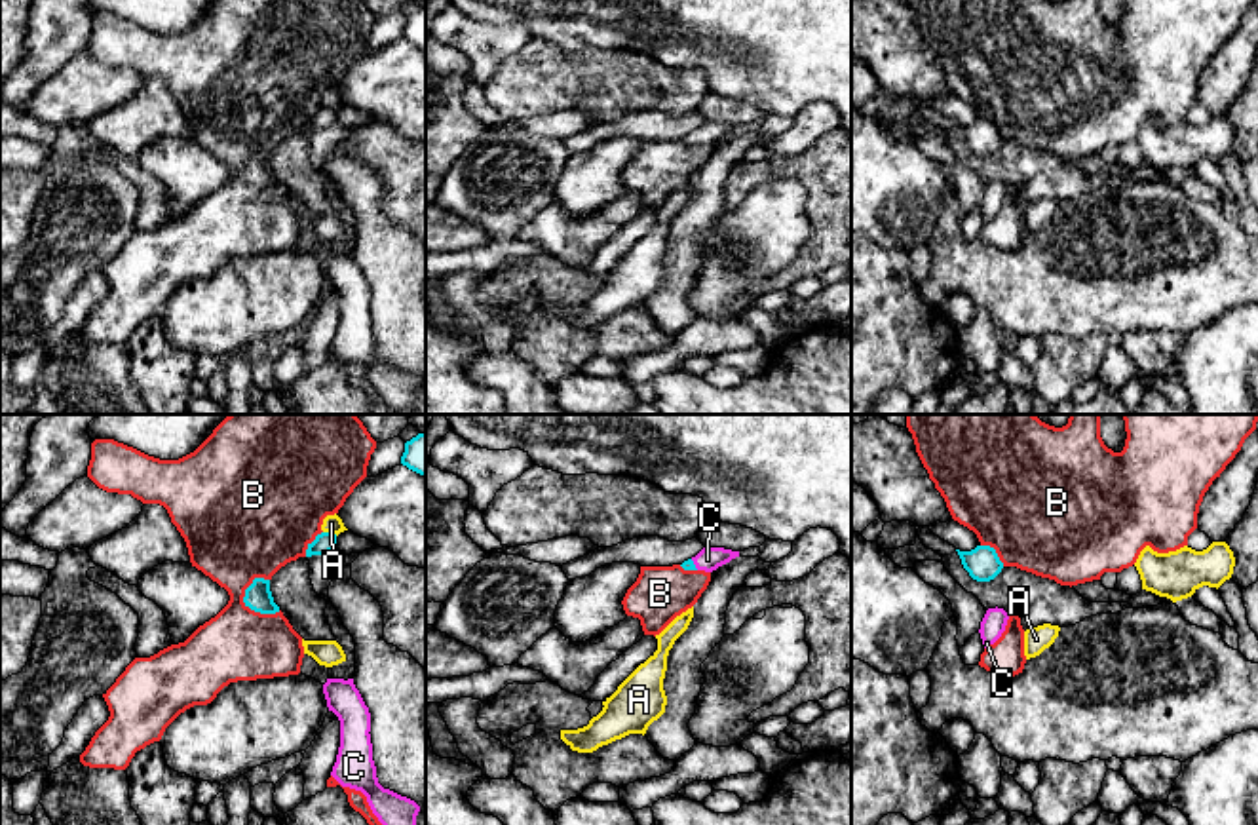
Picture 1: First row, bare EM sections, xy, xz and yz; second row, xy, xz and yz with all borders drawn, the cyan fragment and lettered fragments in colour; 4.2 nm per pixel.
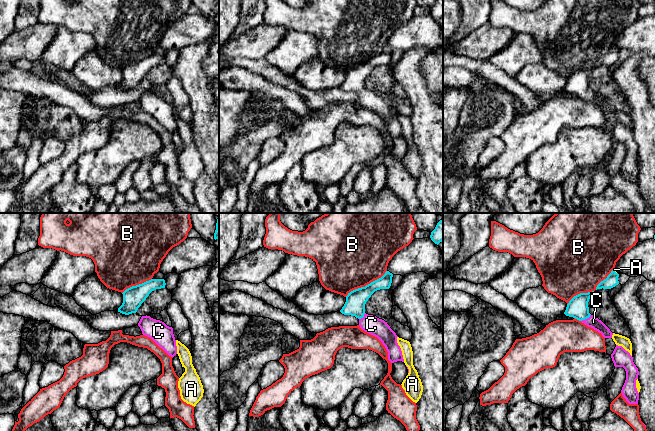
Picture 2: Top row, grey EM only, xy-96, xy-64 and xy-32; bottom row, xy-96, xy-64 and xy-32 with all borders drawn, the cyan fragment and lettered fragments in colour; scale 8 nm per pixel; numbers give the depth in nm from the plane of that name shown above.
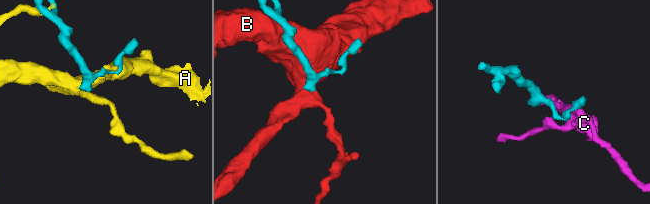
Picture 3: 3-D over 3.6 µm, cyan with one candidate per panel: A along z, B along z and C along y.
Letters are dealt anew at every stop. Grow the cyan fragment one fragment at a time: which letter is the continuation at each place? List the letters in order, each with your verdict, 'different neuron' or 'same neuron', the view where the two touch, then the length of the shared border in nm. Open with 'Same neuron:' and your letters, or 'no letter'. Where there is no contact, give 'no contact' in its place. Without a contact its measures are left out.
Same neuron: C
A: different neuron | xy | 70 nm
B: different neuron | xy | 190 nm
C: same neuron | xz | 60 nm

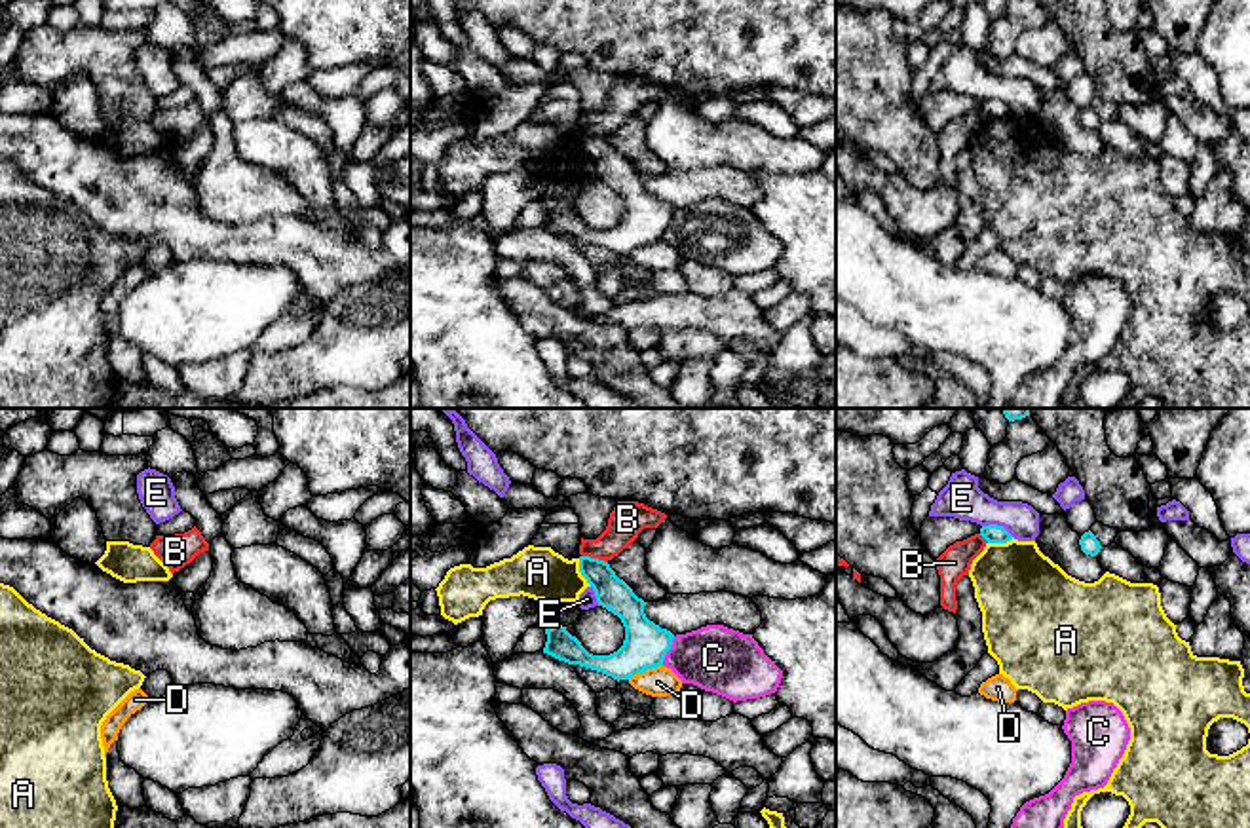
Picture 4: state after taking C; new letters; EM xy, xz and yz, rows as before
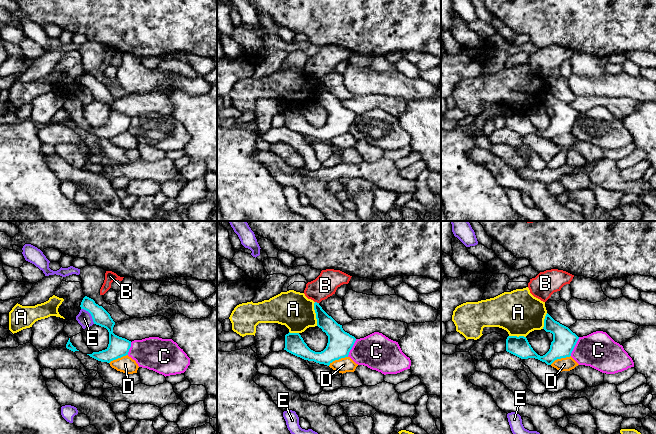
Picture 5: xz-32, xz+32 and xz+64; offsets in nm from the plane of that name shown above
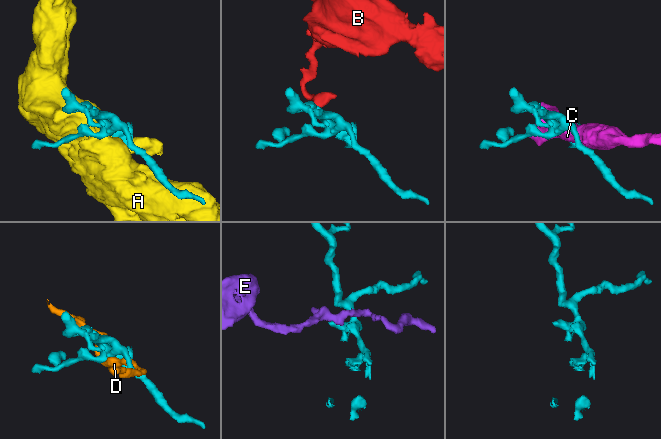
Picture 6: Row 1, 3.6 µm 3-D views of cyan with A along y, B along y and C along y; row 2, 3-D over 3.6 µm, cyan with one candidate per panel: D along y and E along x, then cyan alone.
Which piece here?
Same neuron: no letter
A: different neuron | xz | 130 nm
B: different neuron | xz | 120 nm
C: different neuron | xz | 130 nm
D: different neuron | xz | 170 nm
E: different neuron | yz | 140 nm

